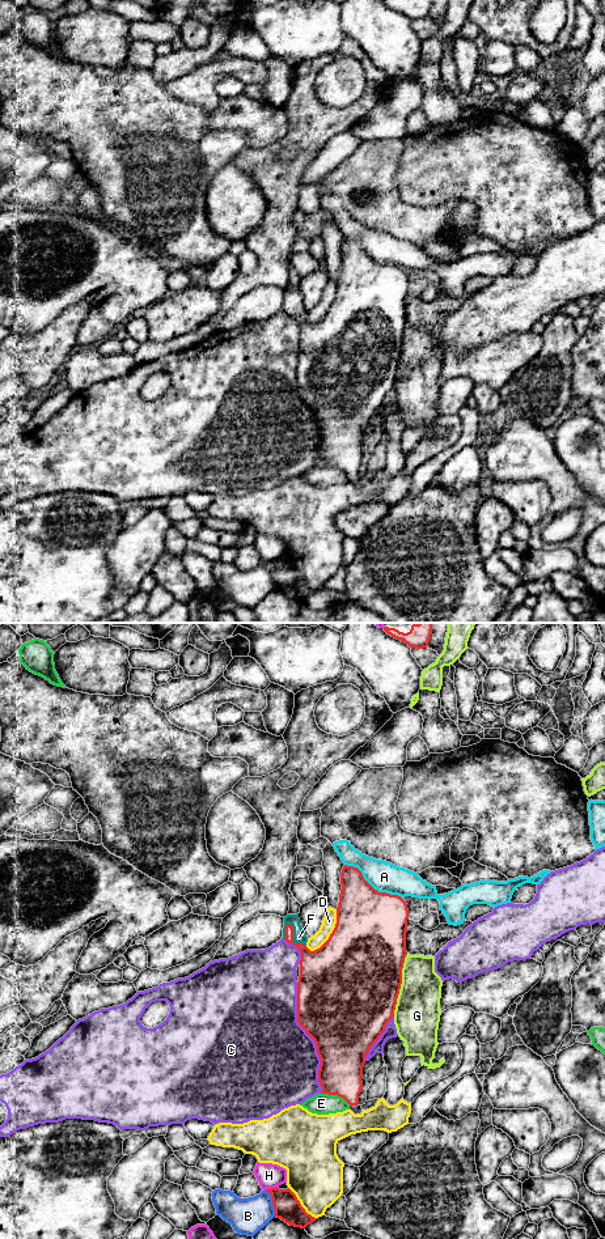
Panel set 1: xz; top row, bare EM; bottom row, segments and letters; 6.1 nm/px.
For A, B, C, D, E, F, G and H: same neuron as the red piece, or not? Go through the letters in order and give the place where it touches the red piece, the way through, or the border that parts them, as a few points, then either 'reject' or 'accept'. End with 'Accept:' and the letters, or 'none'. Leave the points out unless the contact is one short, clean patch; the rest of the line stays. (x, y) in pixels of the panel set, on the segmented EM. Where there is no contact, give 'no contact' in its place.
A: meets red in xz at (371, 886); reject
B: meets red in xz at (273, 1203); reject
C: meets red in xz at (311, 1036); reject
D: meets red in xz at (331, 933); reject
E: meets red in xz at (337, 1094); reject
F: meets red in xz at (292, 937); runs through xz (318, 968), (292, 937), (299, 937); accept
G: meets red in xz at (400, 985); reject
H: meets red in xz at (271, 1188); reject
Accept: F

